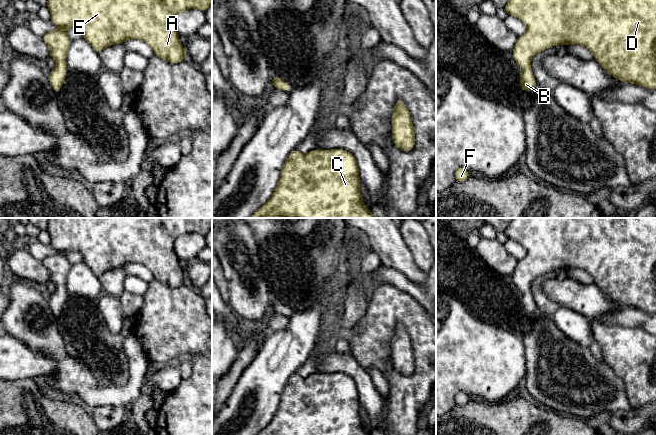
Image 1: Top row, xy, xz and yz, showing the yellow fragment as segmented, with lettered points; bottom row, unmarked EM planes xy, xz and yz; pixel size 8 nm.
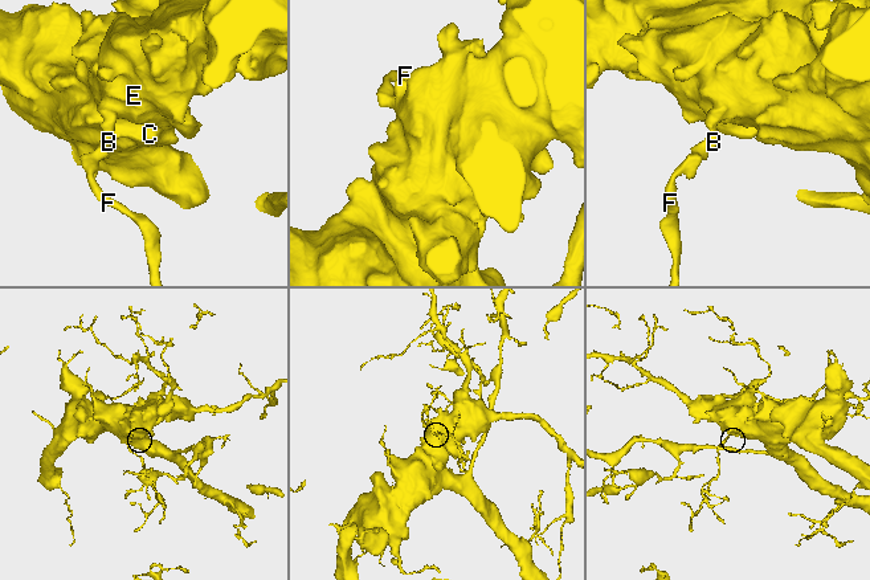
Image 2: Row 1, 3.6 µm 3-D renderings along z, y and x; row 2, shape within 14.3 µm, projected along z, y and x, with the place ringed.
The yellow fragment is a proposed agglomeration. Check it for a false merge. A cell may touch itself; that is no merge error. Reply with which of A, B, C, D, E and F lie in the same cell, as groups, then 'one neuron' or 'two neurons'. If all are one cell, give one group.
groups A B C D E F; one neuron

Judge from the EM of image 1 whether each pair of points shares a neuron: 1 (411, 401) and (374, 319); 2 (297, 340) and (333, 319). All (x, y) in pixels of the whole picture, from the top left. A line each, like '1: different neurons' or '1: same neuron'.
1: same neuron
2: different neurons

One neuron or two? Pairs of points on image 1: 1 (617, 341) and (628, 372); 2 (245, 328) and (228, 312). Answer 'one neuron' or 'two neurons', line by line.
1: one neuron
2: one neuron

